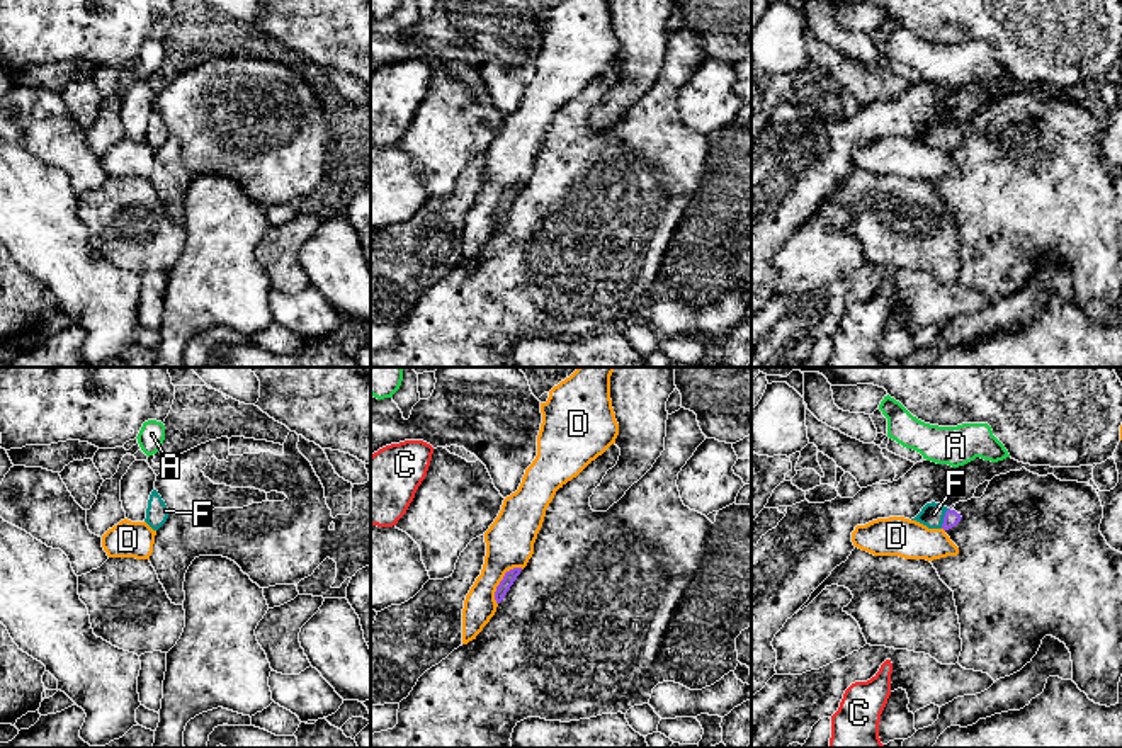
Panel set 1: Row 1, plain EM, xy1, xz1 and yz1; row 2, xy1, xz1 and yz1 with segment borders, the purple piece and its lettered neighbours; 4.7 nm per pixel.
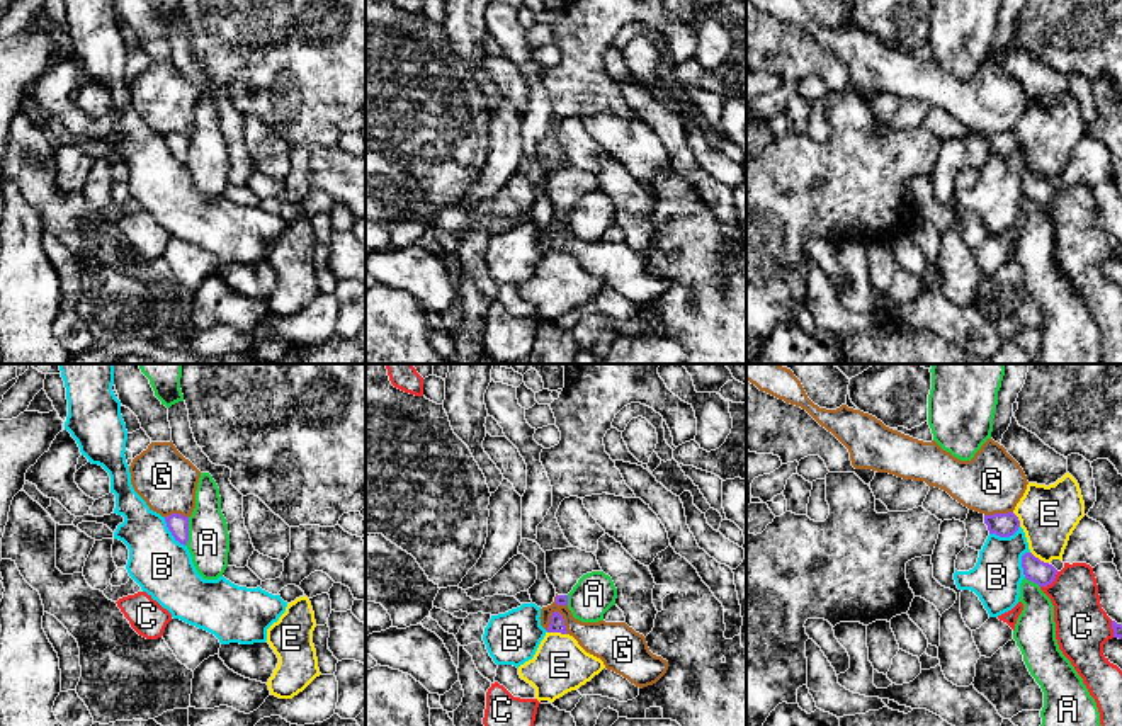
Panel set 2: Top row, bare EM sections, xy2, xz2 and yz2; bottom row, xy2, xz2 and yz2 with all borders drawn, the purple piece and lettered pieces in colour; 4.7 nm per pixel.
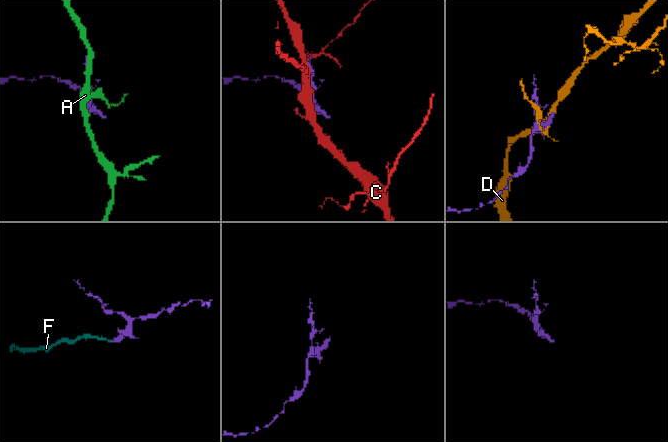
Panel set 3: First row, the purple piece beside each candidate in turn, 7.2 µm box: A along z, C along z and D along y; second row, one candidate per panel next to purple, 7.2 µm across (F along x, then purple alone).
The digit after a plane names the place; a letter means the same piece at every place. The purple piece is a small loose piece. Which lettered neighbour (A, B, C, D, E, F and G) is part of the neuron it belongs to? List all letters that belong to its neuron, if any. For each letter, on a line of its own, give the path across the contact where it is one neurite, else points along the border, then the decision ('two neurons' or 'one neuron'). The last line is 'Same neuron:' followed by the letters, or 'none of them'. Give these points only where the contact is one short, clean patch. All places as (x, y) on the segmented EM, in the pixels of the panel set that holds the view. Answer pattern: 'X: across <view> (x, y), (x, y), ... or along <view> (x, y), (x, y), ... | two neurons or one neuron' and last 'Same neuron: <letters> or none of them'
A: two neurons
B: along xy2 (164, 517), (169, 531), (184, 546) | two neurons
C: two neurons
D: two neurons
E: along xz2 (548, 631), (565, 635) | two neurons
F: across yz1 (951, 519), (944, 519), (932, 514) | one neuron
G: along xz2 (553, 611), (561, 616), (566, 633) | two neurons
Same neuron: F

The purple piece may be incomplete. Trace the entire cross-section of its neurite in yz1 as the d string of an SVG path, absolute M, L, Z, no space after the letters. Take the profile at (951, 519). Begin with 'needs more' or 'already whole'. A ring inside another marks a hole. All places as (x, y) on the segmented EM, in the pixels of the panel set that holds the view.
needs more; M926 503L921 512L911 518L916 520L923 525L926 525L928 529L944 529L949 530L952 527L955 527L960 522L960 513L957 513L955 510L950 510L940 503Z

